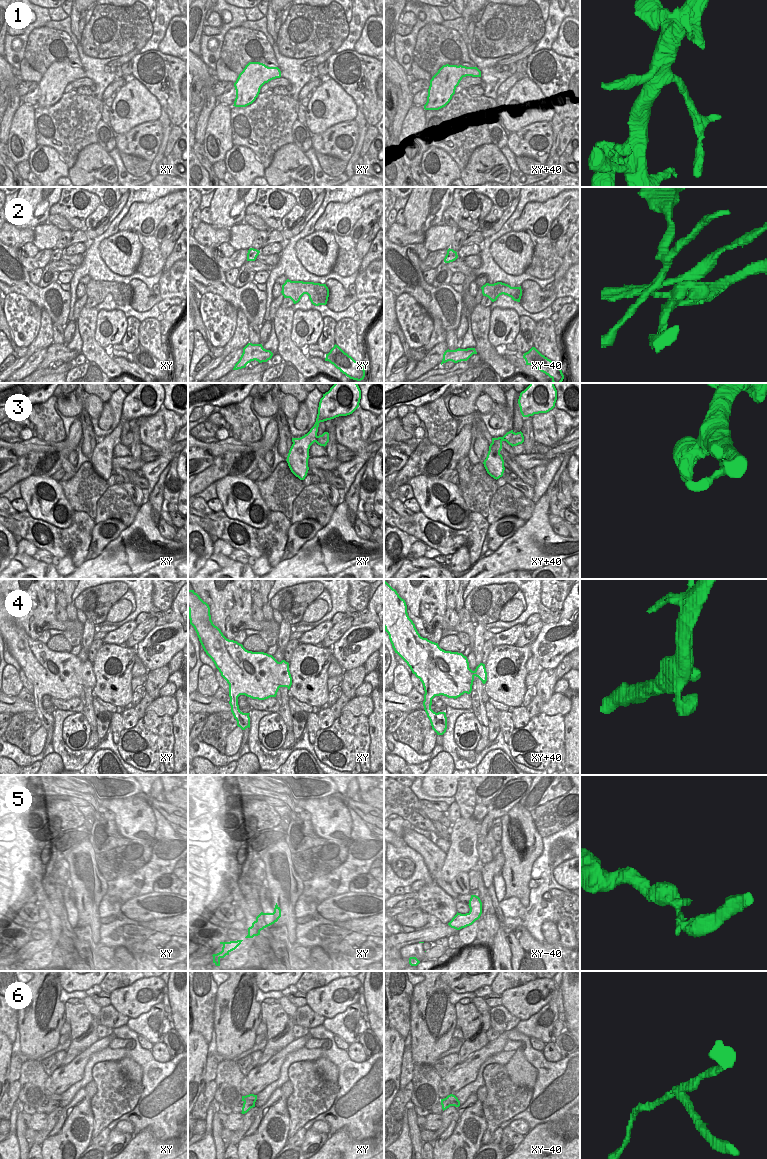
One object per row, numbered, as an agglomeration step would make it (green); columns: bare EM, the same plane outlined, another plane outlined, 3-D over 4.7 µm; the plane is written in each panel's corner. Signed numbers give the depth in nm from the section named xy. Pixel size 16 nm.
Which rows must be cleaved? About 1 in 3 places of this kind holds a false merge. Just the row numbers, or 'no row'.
2, 6

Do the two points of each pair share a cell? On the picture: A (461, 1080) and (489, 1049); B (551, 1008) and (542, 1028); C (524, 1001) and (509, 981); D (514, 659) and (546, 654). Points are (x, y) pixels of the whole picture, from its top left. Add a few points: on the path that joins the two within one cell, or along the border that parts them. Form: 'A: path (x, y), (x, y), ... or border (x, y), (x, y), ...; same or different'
A: path (465, 1072), (481, 1056); same
B: path (551, 1014), (548, 1026); same
C: border (529, 981), (507, 988), (500, 994); different
D: border (529, 645), (531, 654); different

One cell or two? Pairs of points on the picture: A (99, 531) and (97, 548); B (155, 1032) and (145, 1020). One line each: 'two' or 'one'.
A: one
B: one

